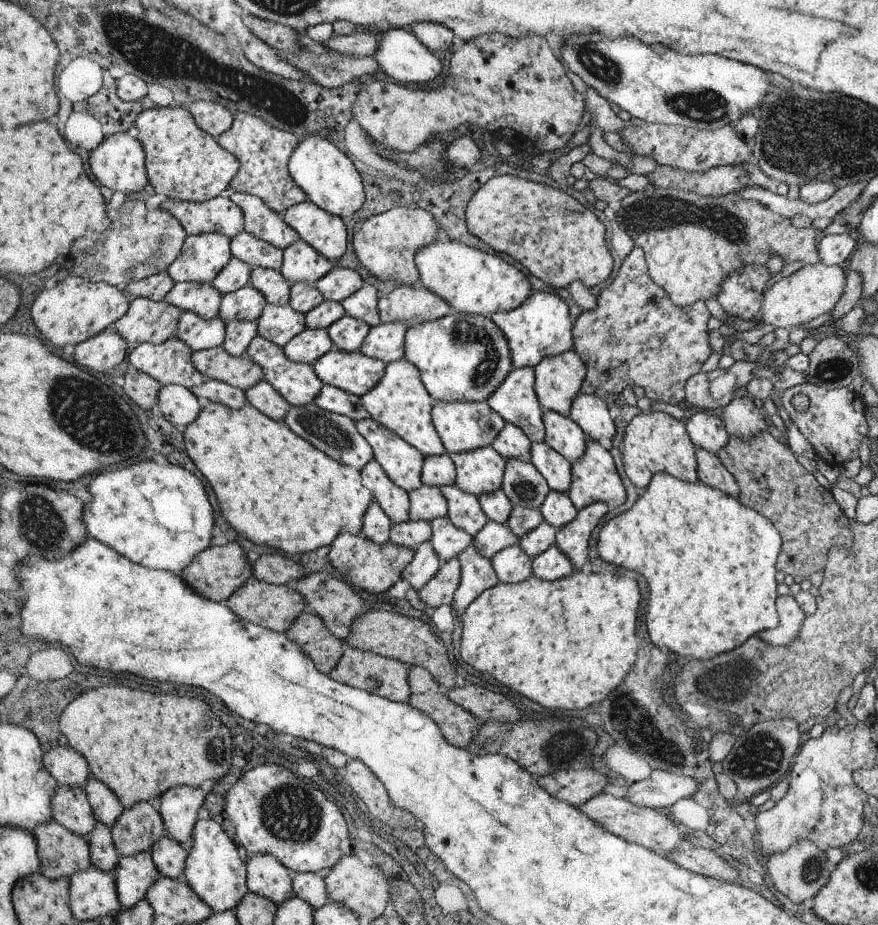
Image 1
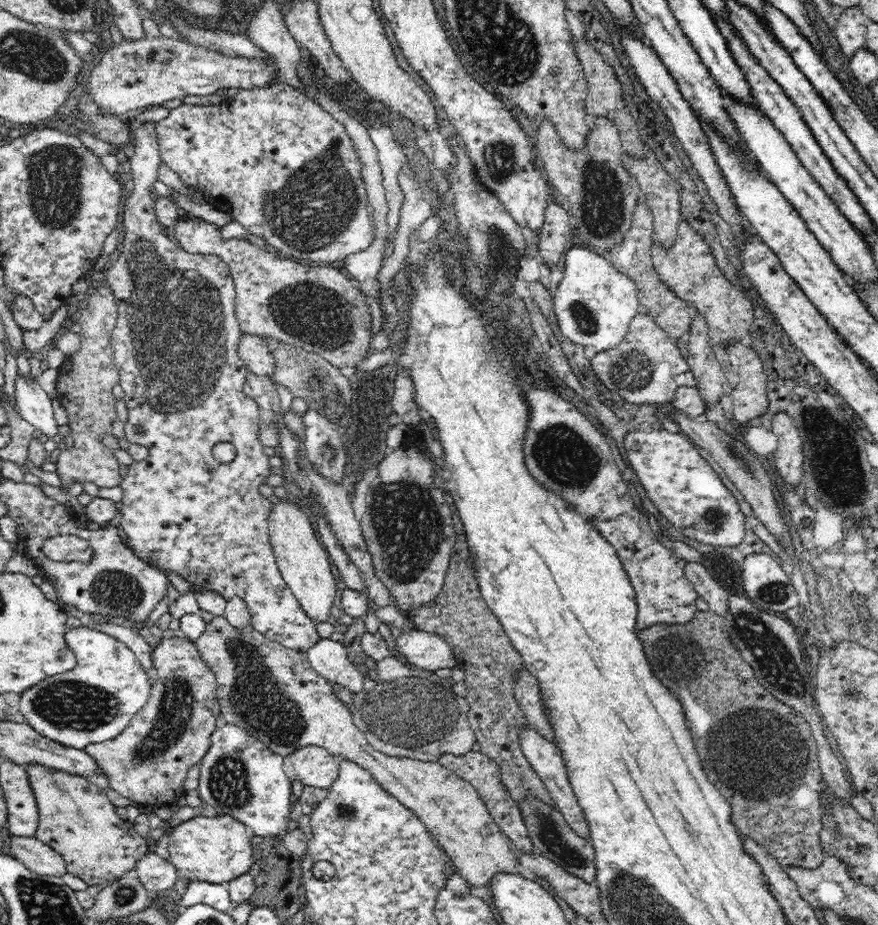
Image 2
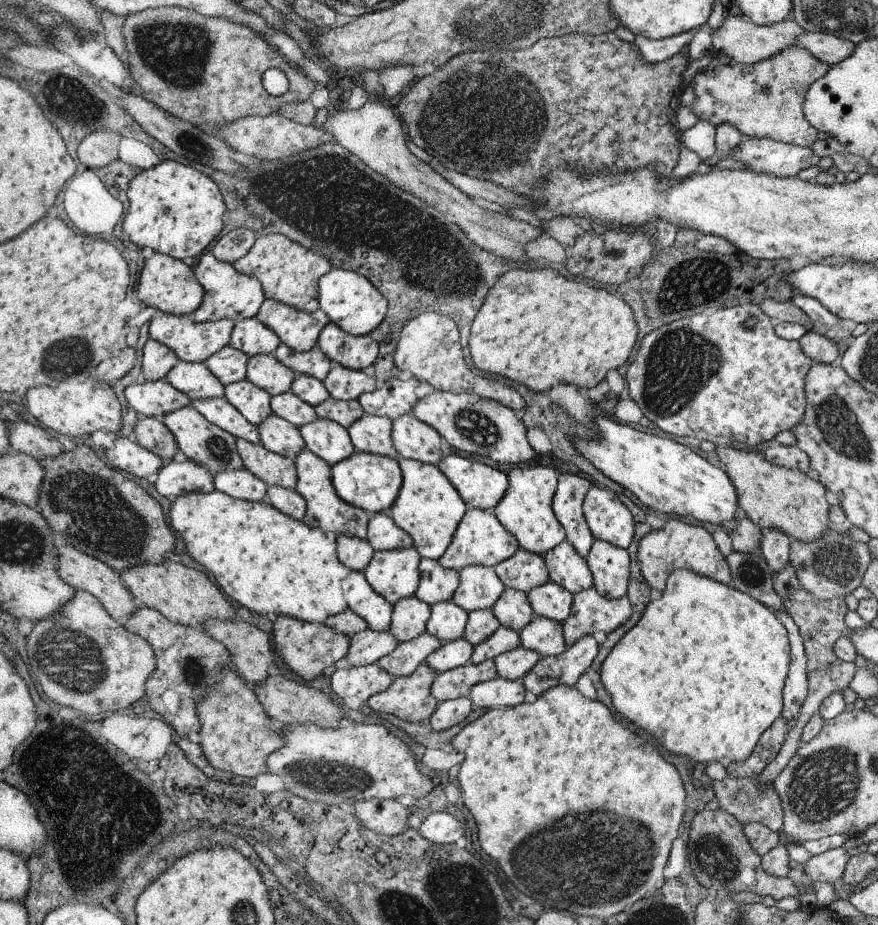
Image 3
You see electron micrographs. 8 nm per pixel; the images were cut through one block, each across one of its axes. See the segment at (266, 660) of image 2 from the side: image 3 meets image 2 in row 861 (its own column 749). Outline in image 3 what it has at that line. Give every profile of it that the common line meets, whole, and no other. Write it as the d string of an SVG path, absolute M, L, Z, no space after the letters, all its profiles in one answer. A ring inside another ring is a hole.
M713 446L717 460L725 466L727 478L731 478L731 486L735 486L737 504L745 512L745 516L761 530L761 528L777 528L789 536L789 540L815 540L829 526L827 504L823 498L823 488L813 478L805 476L803 470L785 468L781 464L773 464L767 460L763 448L745 450L739 446Z

